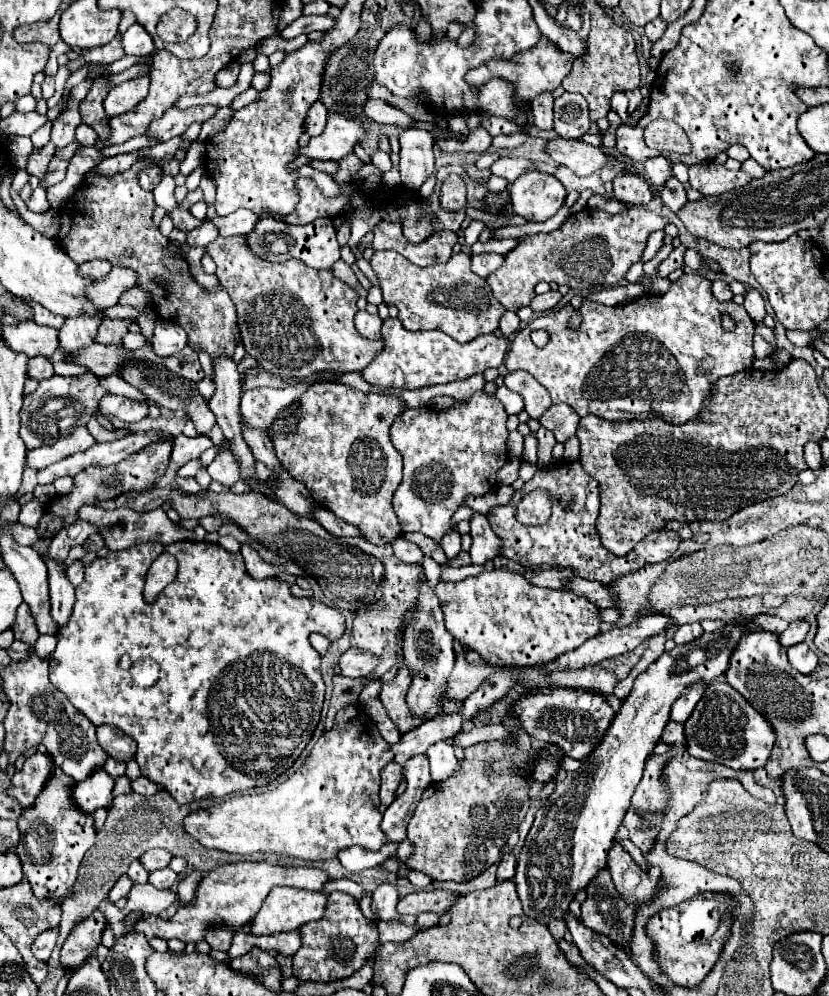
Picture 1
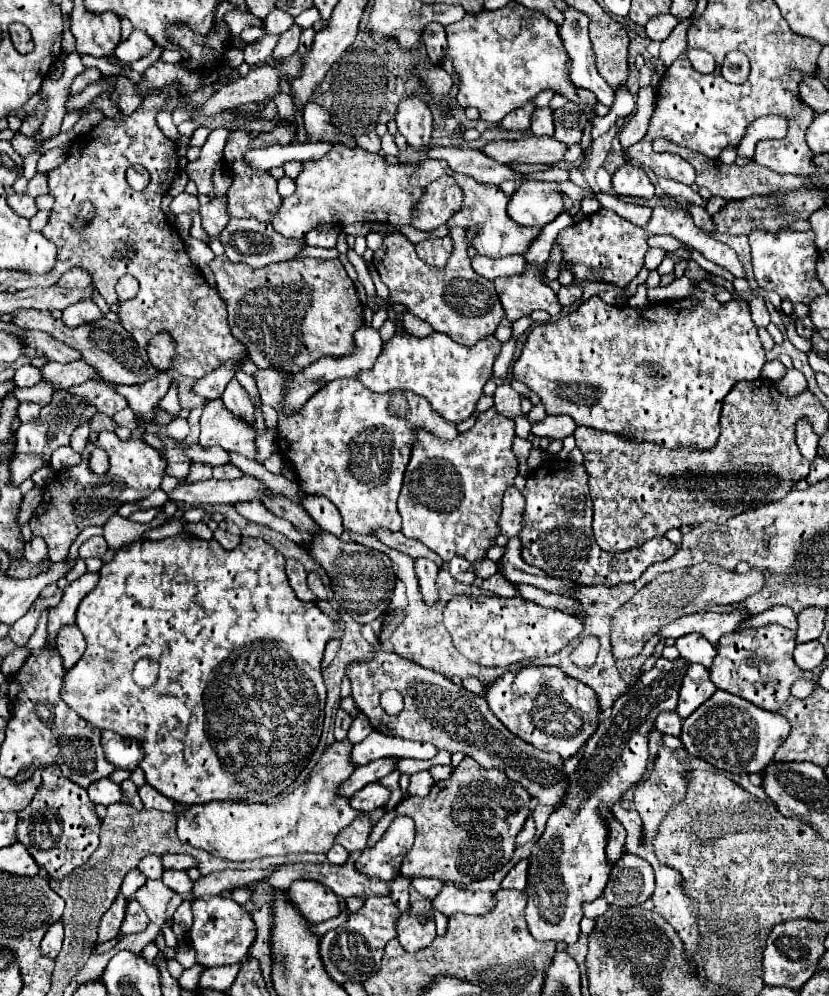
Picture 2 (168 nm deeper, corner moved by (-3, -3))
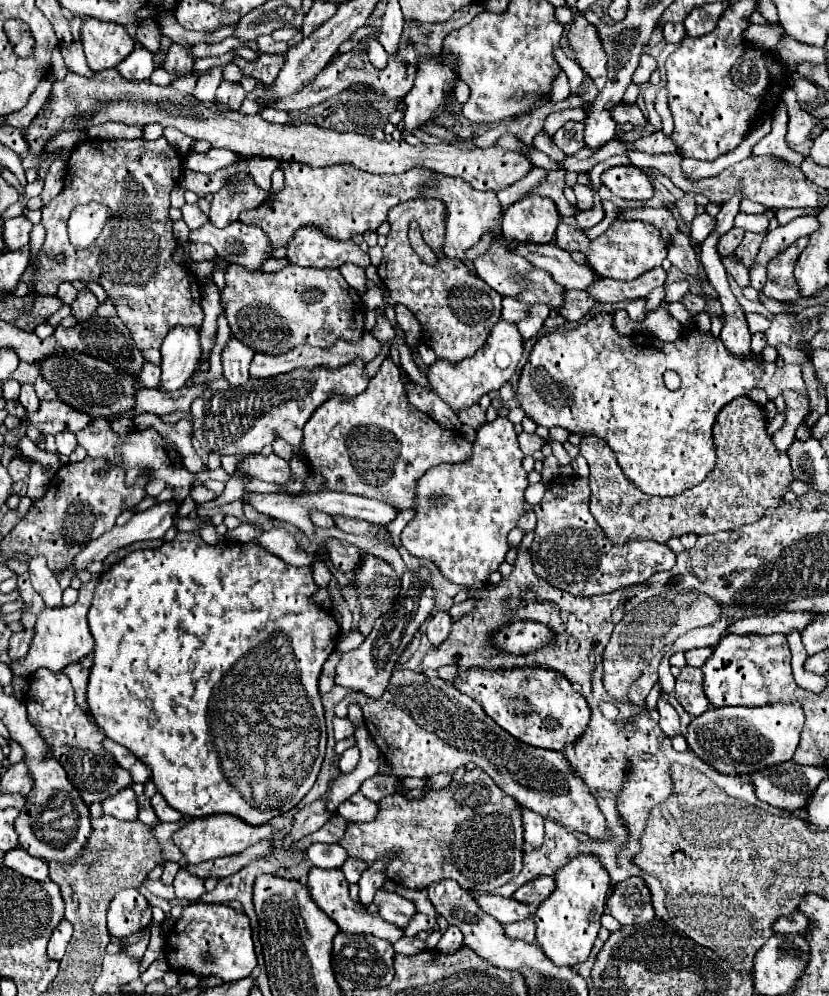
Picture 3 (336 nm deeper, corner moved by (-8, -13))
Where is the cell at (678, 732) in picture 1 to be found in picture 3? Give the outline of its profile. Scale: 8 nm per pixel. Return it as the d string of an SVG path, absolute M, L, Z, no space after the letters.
M659 699L657 703L657 711L659 711L659 727L663 729L663 733L667 737L675 737L681 735L681 725L679 725L679 715L673 709L673 705L667 699Z

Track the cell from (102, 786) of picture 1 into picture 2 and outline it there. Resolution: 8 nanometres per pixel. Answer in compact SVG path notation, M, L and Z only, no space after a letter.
M100 779L94 781L88 787L88 795L94 803L102 803L102 805L110 805L110 803L118 803L122 799L122 789L118 783L114 783L112 779Z

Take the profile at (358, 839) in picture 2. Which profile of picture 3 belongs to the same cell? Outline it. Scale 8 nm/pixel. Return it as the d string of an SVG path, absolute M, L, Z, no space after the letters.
M475 767L467 771L459 783L451 783L441 791L431 791L423 799L407 801L403 795L395 793L379 801L379 815L375 821L369 823L349 823L349 831L345 839L339 843L349 857L363 859L367 865L381 855L395 853L395 859L389 865L389 879L409 887L409 889L425 889L437 879L453 879L465 891L475 893L489 893L521 871L521 857L523 857L523 819L521 819L521 805L505 795L485 771Z

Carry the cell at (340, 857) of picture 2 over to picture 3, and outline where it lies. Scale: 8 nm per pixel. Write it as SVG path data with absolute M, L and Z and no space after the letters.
M315 843L313 847L309 847L307 851L309 861L315 867L321 869L335 869L335 867L343 867L343 863L347 861L347 851L337 843L337 845L325 845L325 843Z

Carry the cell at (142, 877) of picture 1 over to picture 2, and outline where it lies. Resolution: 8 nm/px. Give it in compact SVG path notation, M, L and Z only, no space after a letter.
M154 855L154 857L144 857L138 867L140 867L140 871L142 871L148 879L160 879L162 873L164 873L164 867L162 867L162 861L160 861L158 855Z

